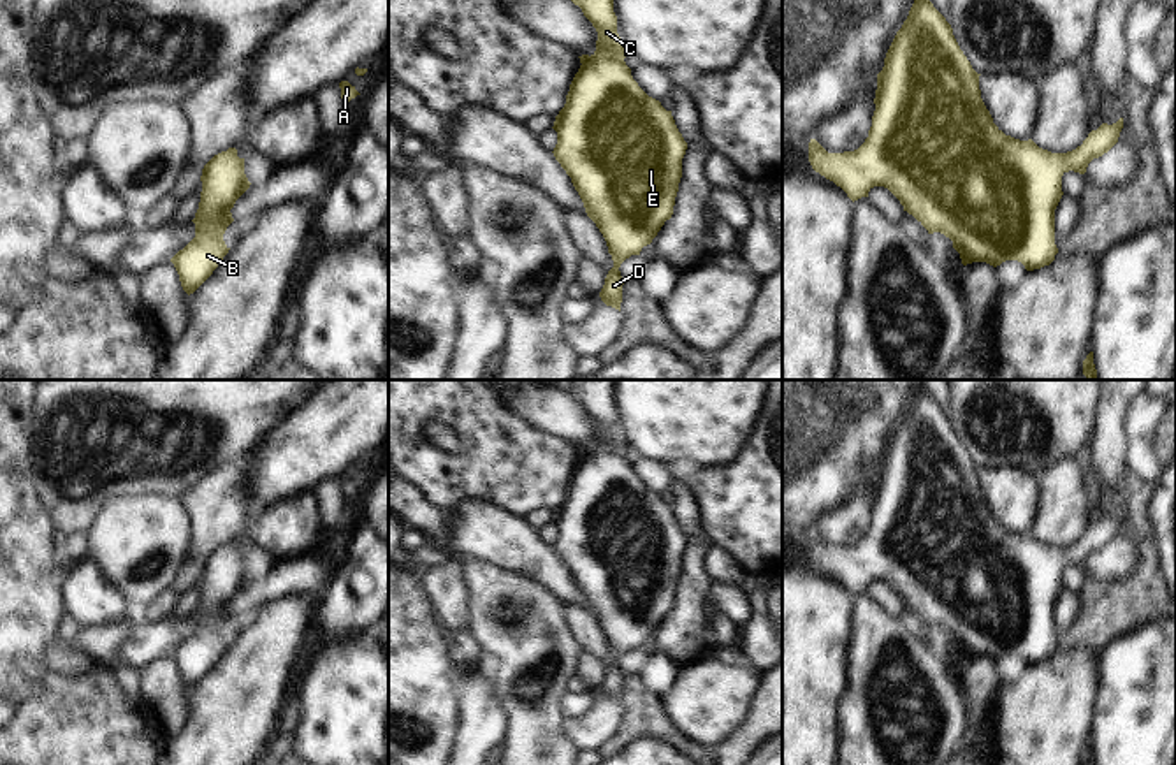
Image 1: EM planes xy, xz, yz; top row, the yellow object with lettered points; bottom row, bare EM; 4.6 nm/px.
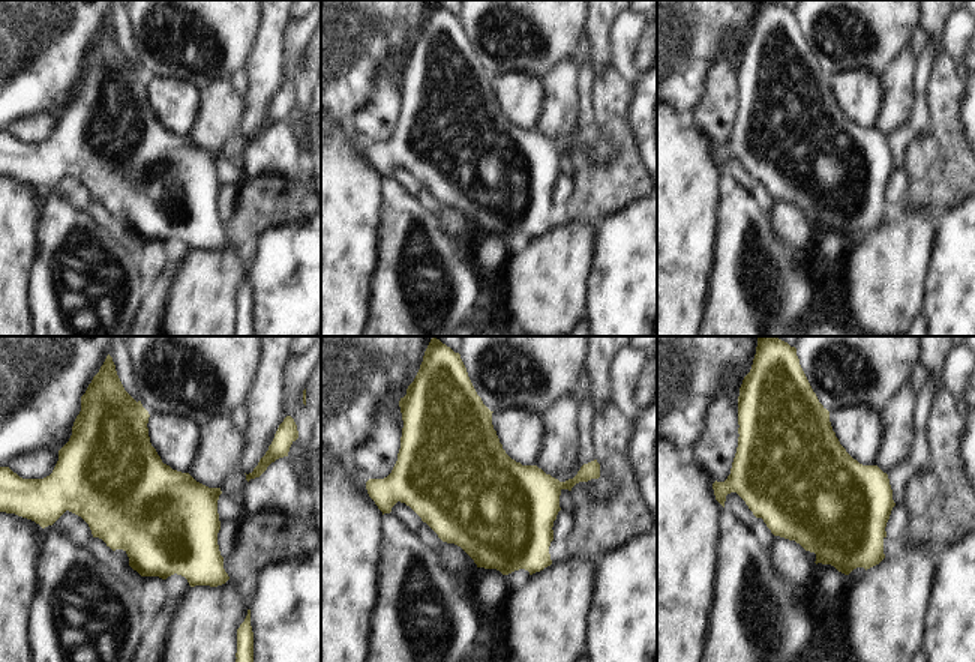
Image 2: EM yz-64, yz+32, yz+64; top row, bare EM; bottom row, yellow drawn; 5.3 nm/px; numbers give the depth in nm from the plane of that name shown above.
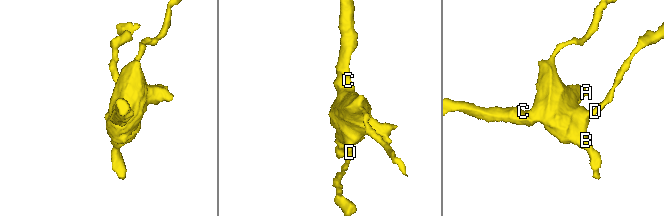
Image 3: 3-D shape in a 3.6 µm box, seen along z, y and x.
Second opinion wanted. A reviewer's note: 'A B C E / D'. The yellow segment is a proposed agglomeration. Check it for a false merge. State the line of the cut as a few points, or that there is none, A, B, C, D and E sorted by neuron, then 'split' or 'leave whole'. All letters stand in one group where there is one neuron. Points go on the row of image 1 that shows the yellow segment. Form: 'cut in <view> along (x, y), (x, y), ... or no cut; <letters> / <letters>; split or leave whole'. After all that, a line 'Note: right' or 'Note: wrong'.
no cut; A B C D E; leave whole
Note: wrong

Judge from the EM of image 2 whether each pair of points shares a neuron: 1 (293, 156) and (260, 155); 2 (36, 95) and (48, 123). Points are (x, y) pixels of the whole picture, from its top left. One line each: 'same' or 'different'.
1: same
2: different

